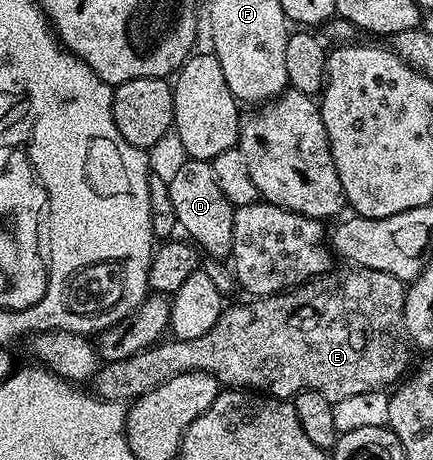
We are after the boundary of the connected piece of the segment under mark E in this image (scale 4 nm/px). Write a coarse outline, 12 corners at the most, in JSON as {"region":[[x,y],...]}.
{"region":[[354,265],[103,363],[126,404],[190,371],[334,401],[408,374],[405,283]]}

